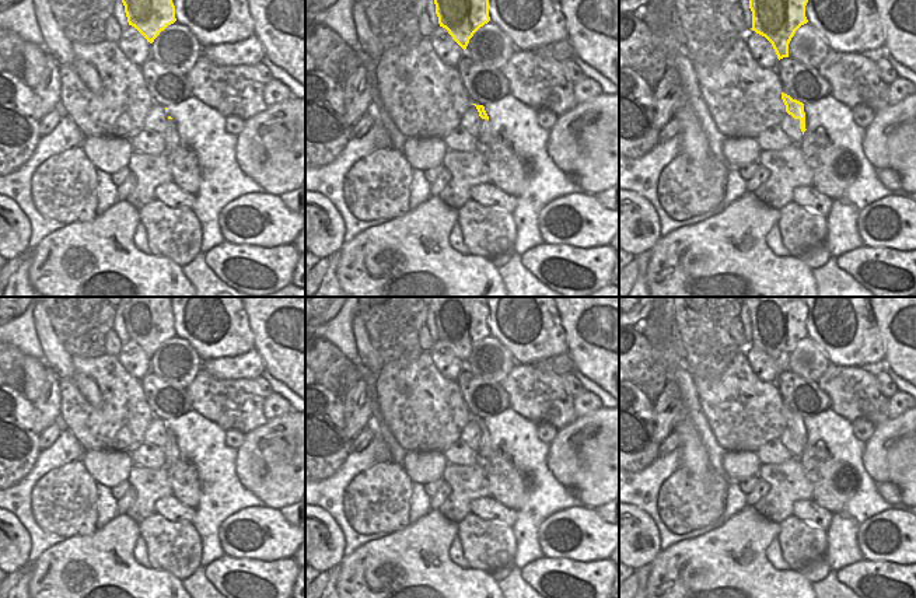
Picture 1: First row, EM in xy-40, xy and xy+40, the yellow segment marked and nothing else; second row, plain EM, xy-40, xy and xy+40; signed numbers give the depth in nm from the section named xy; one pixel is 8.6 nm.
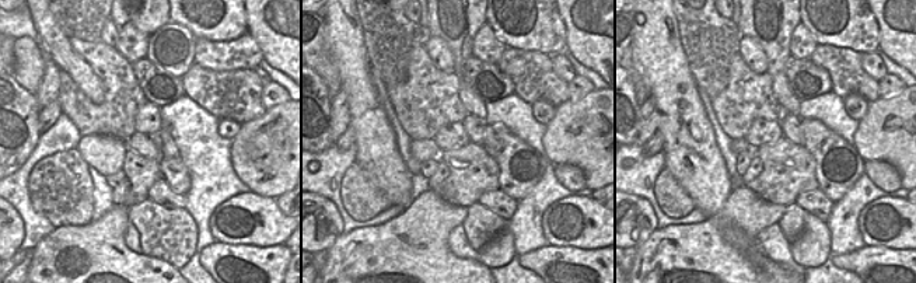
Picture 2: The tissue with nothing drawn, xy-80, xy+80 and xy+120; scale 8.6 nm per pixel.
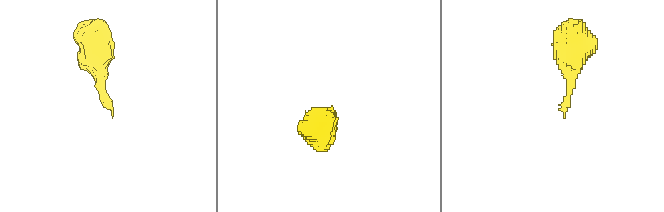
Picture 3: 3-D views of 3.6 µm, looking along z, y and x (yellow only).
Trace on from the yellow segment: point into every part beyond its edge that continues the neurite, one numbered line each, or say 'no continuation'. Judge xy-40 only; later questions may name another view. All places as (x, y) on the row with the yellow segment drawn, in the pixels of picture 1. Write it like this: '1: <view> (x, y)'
1: xy-40 (172, 140)

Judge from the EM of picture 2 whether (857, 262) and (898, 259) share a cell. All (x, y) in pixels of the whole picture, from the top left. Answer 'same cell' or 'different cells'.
same cell

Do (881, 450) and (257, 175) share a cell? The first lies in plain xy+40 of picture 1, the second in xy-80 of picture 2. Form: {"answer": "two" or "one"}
{"answer": "one"}

